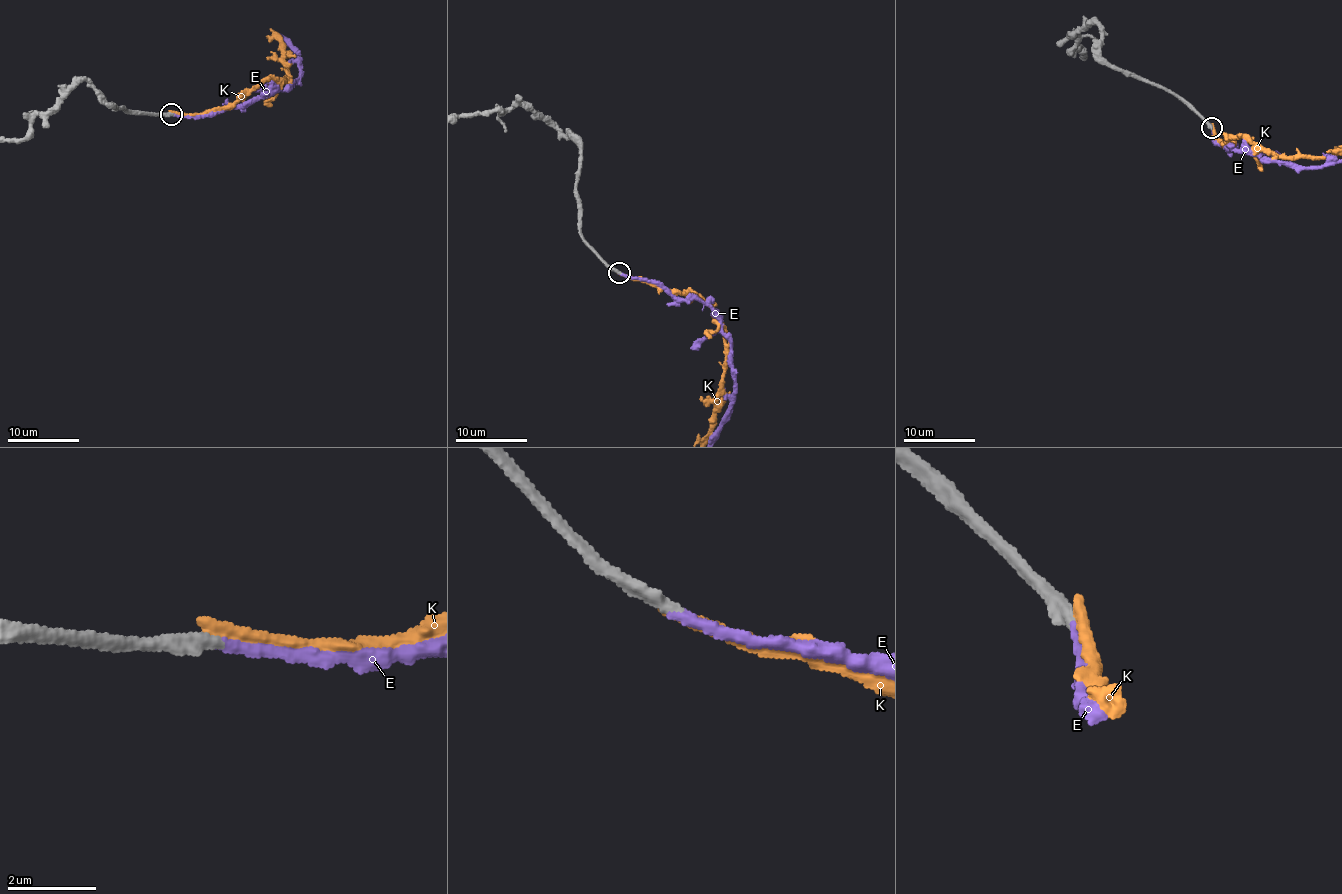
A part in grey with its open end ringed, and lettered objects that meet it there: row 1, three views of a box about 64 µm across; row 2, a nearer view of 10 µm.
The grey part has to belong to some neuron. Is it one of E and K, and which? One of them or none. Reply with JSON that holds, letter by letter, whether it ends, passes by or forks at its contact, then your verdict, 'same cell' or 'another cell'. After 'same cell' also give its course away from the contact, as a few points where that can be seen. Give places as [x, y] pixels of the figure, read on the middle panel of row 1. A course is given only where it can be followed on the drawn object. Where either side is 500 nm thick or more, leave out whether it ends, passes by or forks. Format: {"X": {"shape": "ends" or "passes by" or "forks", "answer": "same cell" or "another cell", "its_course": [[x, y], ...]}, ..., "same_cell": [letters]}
{"E": {"shape": "ends", "answer": "same cell"}, "K": {"shape": "ends", "answer": "another cell"}, "same_cell": ["E"]}

